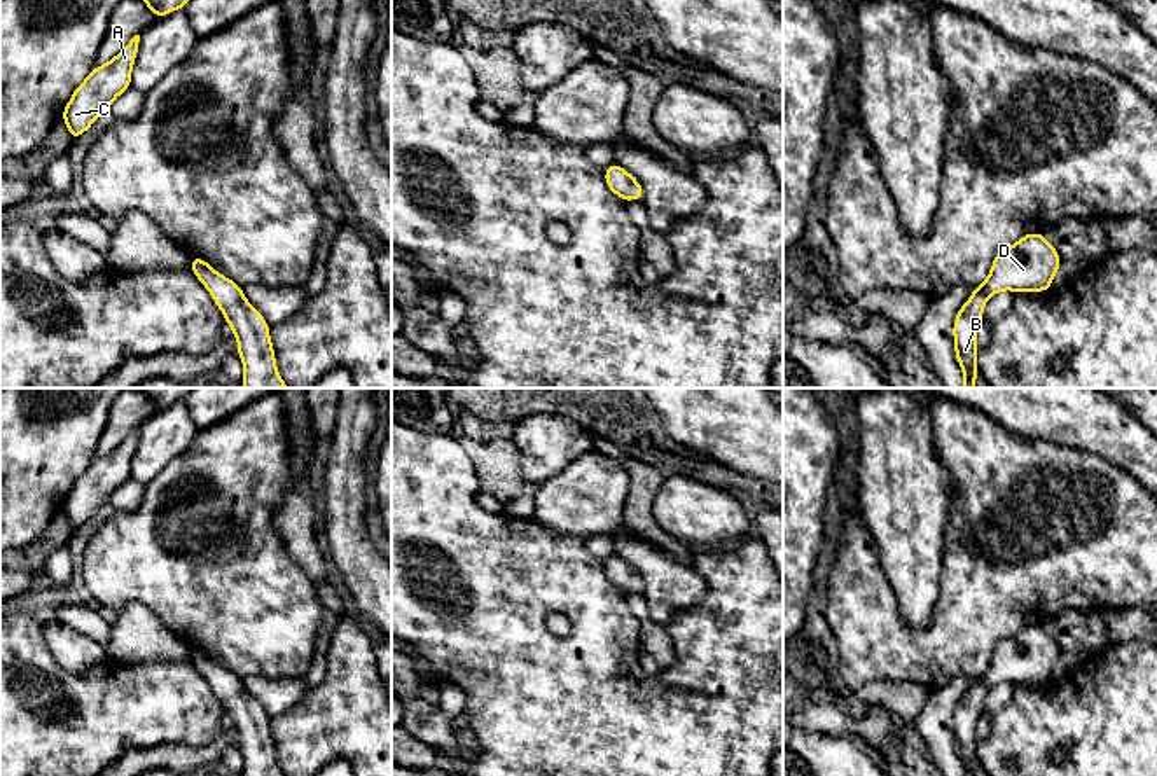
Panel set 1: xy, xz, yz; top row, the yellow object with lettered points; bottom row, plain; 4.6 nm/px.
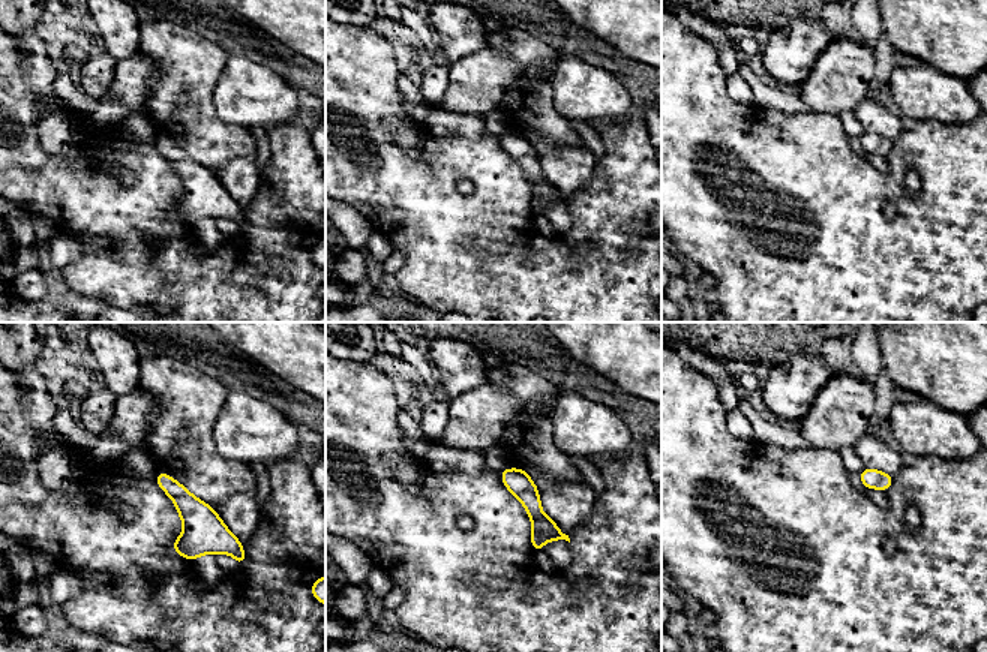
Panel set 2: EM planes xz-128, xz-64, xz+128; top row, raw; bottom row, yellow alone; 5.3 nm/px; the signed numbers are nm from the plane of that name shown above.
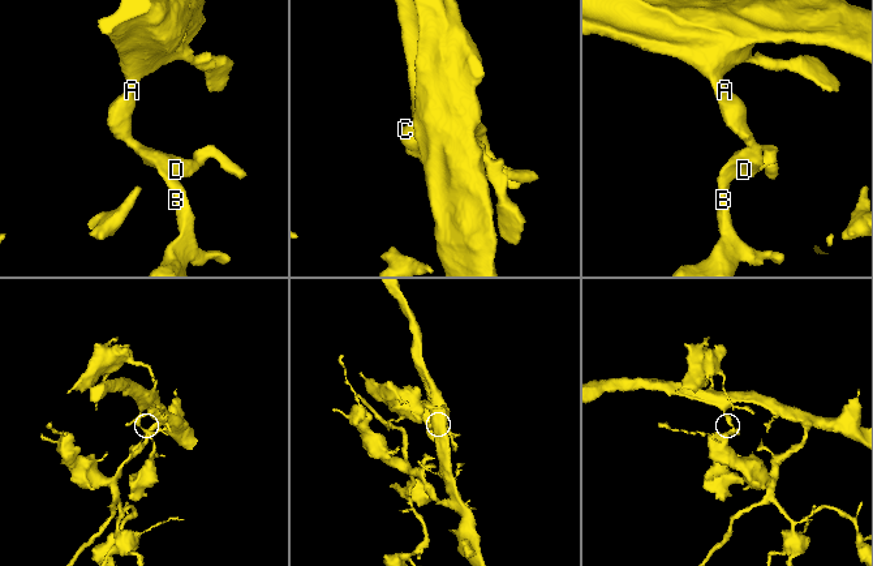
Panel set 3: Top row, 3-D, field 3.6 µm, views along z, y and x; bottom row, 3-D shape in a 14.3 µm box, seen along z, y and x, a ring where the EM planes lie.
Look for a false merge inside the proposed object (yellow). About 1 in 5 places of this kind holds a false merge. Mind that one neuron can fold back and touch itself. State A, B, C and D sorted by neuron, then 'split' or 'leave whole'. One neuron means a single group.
A B C D | leave whole

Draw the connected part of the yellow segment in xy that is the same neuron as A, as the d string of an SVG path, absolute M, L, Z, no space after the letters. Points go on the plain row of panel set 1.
M135 426L115 449L93 460L86 472L75 479L61 505L72 533L86 524L98 507L108 503L119 486L131 479L138 433L140 426Z

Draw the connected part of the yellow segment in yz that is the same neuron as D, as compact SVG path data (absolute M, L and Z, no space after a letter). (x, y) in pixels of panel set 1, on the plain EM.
M1042 624L1024 626L1017 634L996 645L989 668L973 678L954 710L954 746L963 764L963 776L975 776L979 766L975 727L982 715L986 692L1001 682L1047 683L1061 654L1057 641Z

